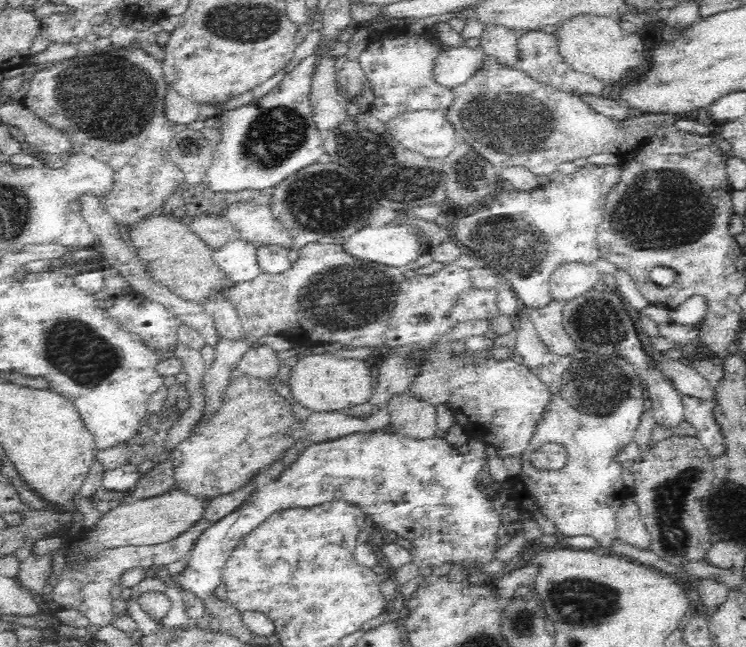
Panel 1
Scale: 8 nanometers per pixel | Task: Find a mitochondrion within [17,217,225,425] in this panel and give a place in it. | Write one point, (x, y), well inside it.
(74, 348)

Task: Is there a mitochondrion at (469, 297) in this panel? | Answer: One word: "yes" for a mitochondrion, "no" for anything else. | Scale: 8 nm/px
no

